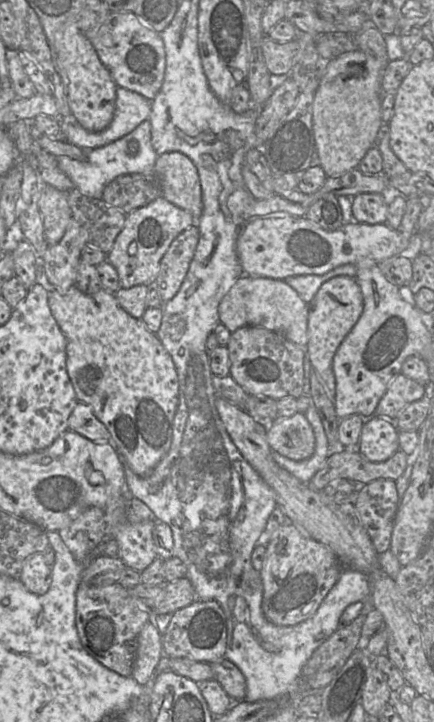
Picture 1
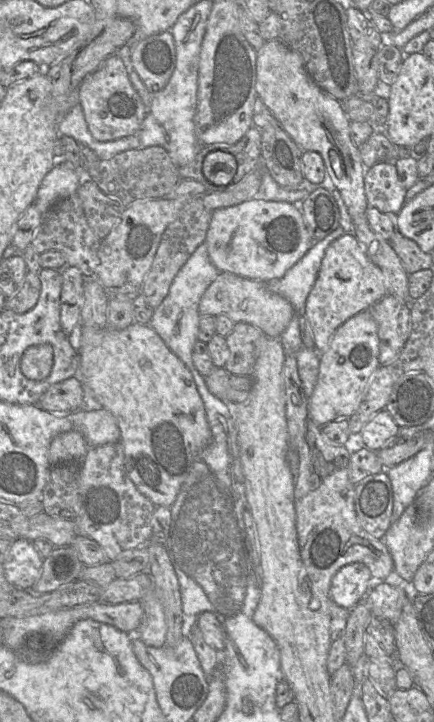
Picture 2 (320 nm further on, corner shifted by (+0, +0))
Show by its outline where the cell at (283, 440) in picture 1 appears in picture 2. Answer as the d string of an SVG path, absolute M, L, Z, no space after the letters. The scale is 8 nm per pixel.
M310 419L303 428L303 438L297 448L299 455L299 470L295 482L294 503L296 512L296 529L300 552L301 569L298 573L298 583L309 584L310 591L321 603L327 603L331 618L347 617L349 610L336 605L329 598L331 580L334 574L343 566L361 562L365 564L371 576L384 581L394 571L393 559L382 539L369 535L359 524L354 506L355 484L349 479L349 462L351 454L345 445L332 444L324 437L321 427Z

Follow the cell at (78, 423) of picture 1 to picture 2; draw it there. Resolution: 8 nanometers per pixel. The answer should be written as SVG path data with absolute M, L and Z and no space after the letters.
M76 377L52 384L37 405L53 414L68 414L84 406L82 382Z

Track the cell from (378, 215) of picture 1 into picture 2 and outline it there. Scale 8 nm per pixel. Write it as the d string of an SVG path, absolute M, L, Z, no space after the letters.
M382 161L367 168L364 189L369 206L388 214L397 229L397 215L406 203L407 189L402 184L394 161Z

